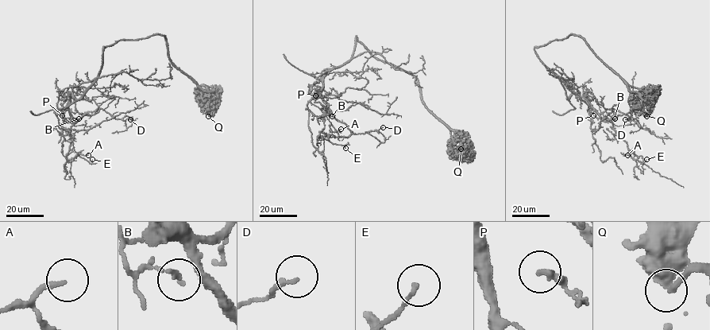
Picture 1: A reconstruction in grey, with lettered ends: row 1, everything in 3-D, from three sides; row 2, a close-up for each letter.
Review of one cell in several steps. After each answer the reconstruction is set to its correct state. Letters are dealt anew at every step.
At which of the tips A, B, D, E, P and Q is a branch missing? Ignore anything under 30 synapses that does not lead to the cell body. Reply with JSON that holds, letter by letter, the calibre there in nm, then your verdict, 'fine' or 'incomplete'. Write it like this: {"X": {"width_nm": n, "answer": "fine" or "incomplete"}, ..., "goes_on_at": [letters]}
{"A": {"width_nm": 160, "answer": "fine"}, "B": {"width_nm": 120, "answer": "fine"}, "D": {"width_nm": 160, "answer": "fine"}, "E": {"width_nm": 150, "answer": "fine"}, "P": {"width_nm": 200, "answer": "fine"}, "Q": {"width_nm": 170, "answer": "incomplete"}, "goes_on_at": ["Q"]}

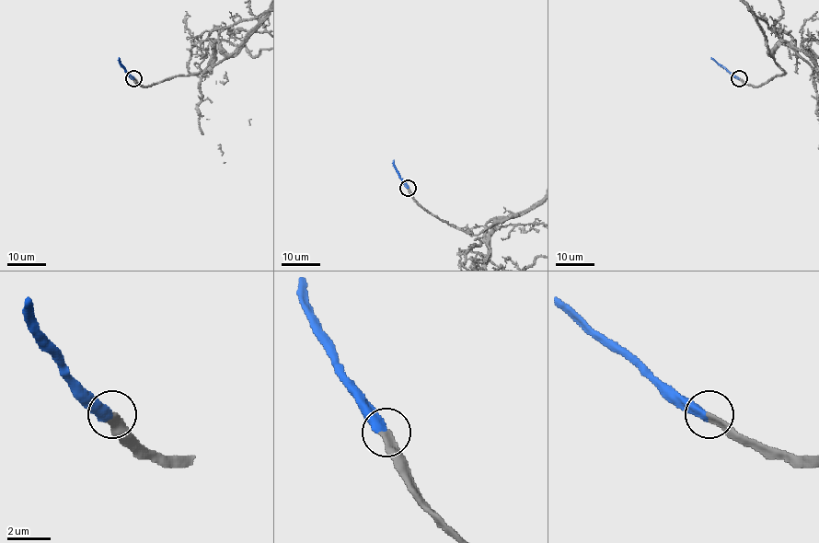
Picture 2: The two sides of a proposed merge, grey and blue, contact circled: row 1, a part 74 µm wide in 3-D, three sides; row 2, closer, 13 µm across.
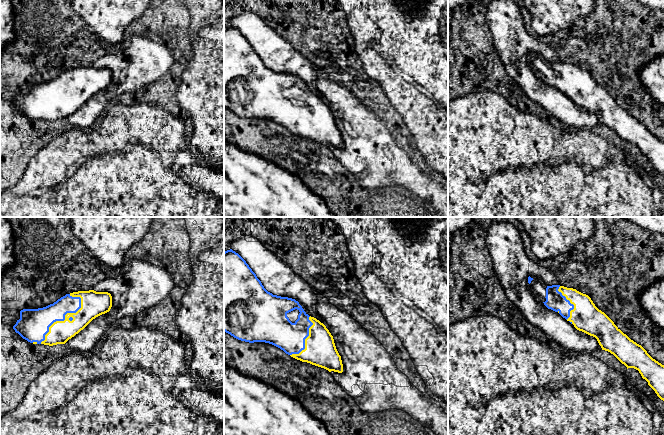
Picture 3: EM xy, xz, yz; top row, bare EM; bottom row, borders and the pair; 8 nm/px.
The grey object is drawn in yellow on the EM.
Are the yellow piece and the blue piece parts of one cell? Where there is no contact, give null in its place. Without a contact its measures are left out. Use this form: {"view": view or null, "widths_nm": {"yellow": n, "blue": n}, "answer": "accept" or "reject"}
{"view": "xy", "widths_nm": {"yellow": 180, "blue": 240}, "answer": "accept"}

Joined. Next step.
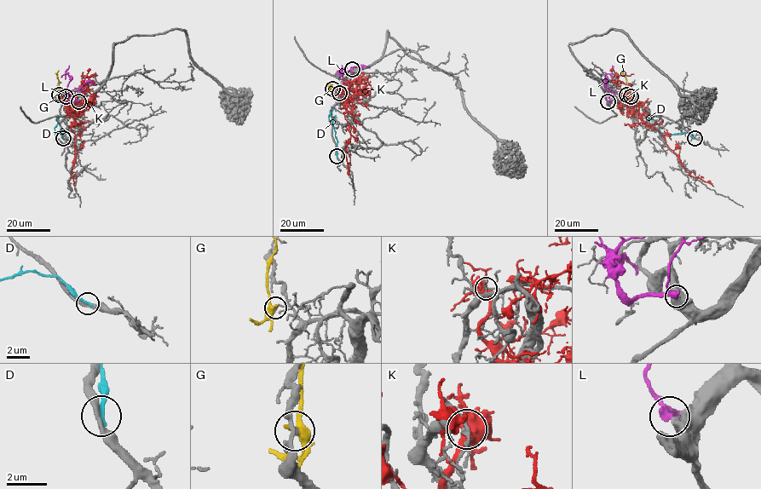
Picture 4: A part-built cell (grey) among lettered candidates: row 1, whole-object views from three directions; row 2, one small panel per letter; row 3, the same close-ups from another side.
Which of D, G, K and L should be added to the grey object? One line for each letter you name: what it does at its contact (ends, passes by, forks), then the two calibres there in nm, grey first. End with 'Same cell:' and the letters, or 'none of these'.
Same cell: none of these

